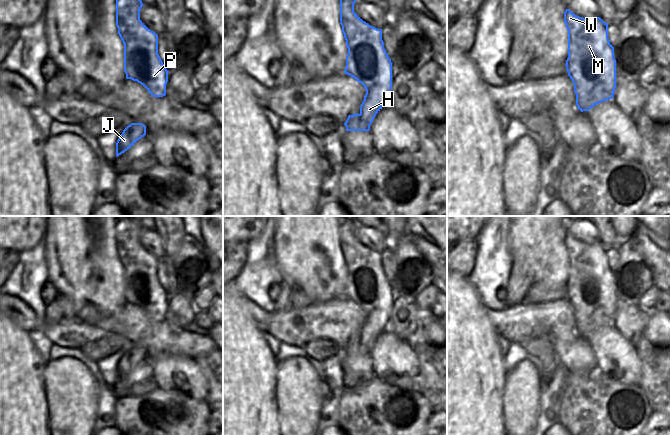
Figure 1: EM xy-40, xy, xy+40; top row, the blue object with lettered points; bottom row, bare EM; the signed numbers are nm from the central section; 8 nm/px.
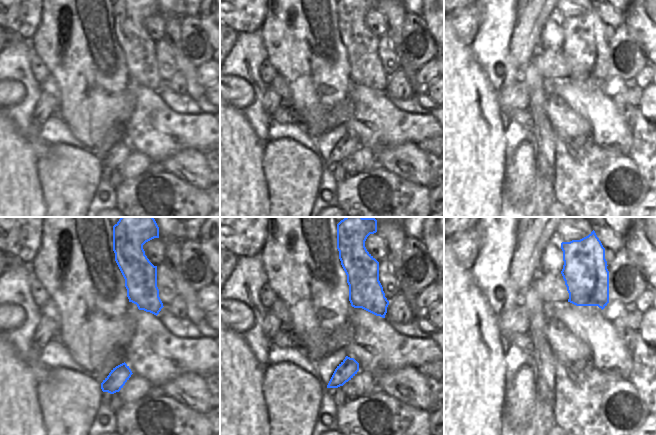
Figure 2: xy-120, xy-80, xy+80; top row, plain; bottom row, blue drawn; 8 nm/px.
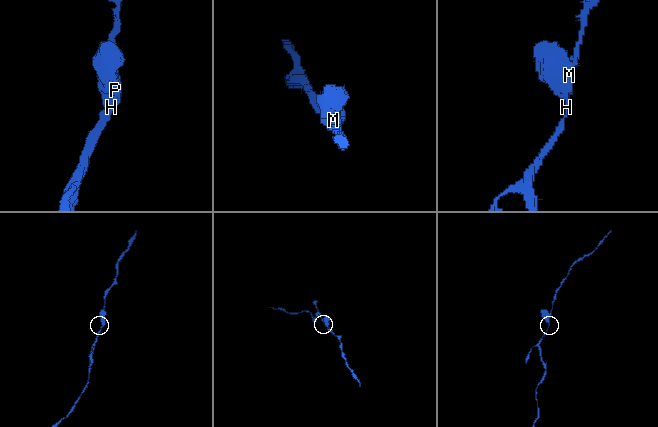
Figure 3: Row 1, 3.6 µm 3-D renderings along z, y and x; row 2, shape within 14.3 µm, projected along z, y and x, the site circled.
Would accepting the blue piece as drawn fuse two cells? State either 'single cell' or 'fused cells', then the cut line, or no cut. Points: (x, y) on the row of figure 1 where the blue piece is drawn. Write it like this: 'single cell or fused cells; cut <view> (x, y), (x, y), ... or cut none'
single cell; cut none

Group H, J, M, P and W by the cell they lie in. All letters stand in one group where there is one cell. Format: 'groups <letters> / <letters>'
groups H J M P W

